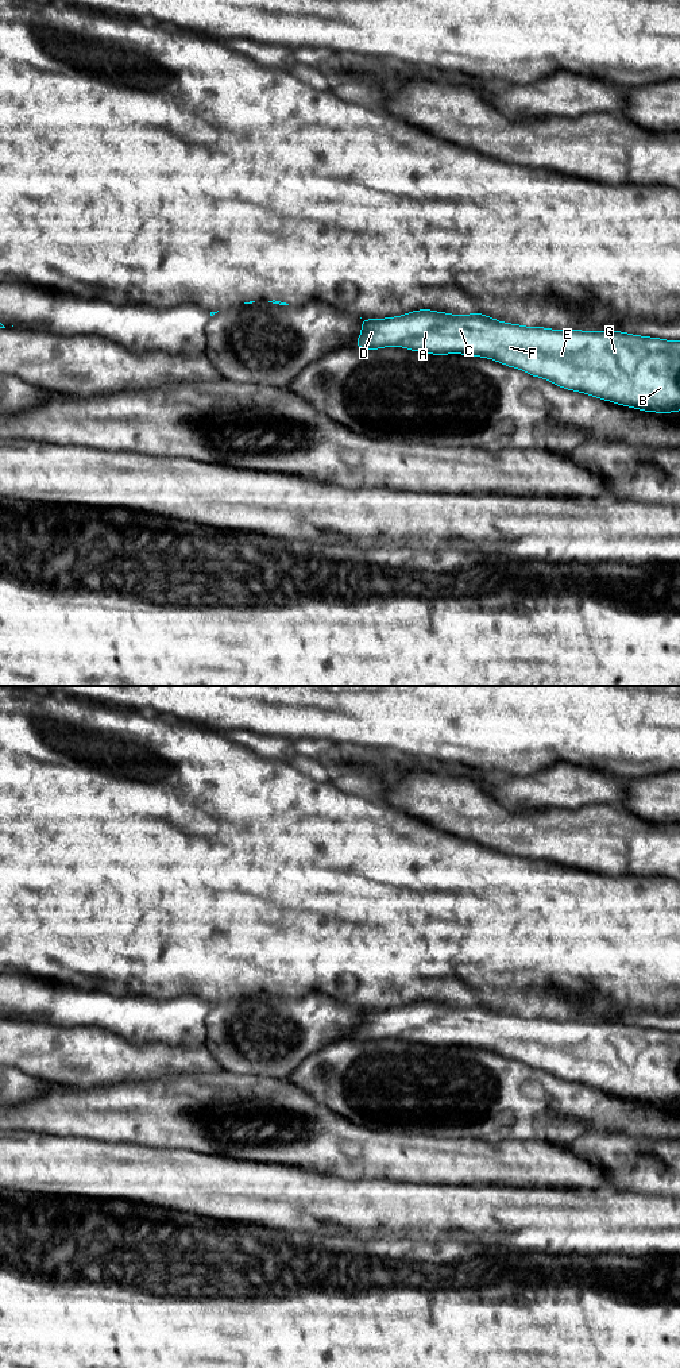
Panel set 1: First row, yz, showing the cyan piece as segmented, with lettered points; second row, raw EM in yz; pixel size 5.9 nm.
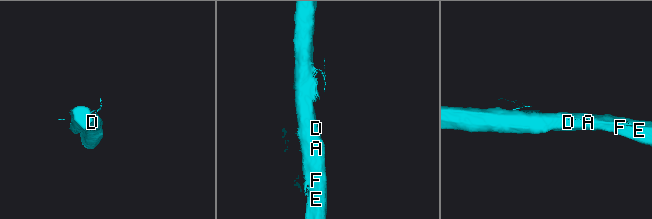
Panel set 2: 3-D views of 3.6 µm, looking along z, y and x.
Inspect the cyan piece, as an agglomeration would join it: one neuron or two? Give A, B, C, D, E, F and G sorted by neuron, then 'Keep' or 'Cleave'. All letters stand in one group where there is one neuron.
Groups: A B C D E F G. Keep

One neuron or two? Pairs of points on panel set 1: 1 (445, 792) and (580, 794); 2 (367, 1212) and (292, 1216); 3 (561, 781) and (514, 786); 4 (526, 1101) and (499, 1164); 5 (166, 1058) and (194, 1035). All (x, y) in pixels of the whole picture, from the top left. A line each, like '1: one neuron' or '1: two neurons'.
1: two neurons
2: one neuron
3: one neuron
4: two neurons
5: two neurons

